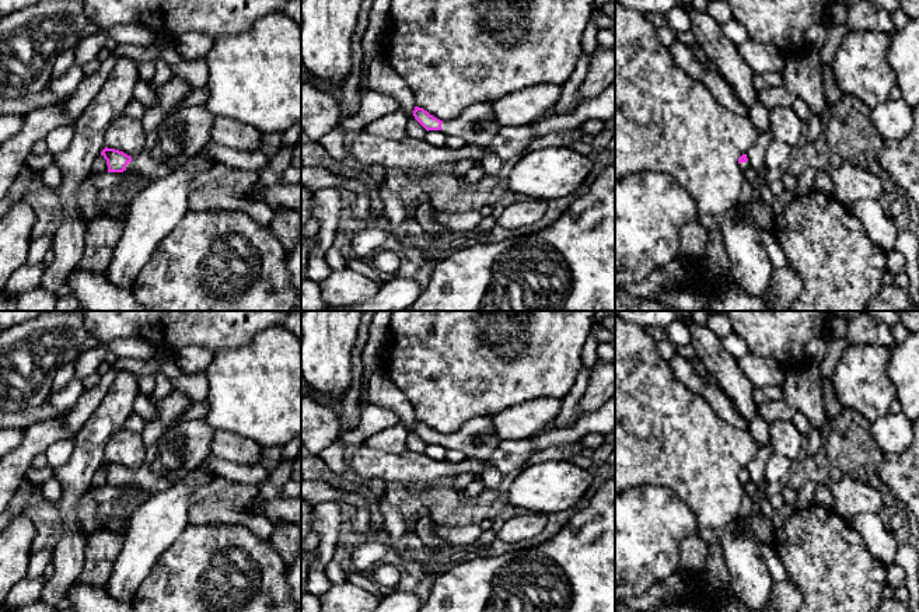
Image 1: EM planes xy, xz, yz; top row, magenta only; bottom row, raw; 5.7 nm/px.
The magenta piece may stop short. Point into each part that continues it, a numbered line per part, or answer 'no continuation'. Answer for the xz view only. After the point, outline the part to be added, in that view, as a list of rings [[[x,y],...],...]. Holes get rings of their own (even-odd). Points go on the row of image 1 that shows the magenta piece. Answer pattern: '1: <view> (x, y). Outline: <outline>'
1: xz (475, 125). Outline: [[[492,102],[469,105],[458,118],[444,120],[441,132],[447,137],[462,137],[468,144],[485,150],[481,165],[486,176],[499,176],[503,160],[489,148],[502,126],[492,119]]]

